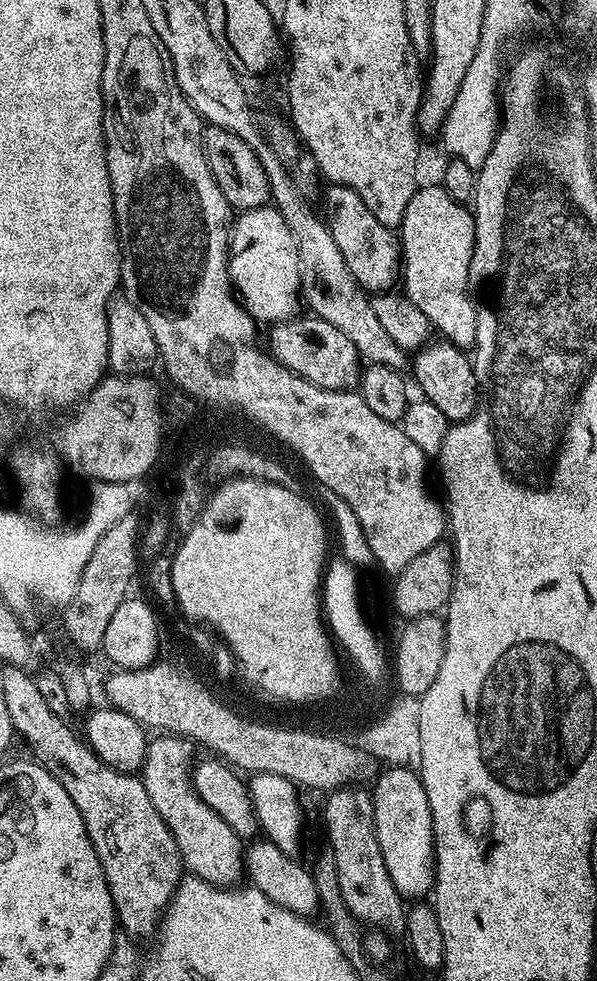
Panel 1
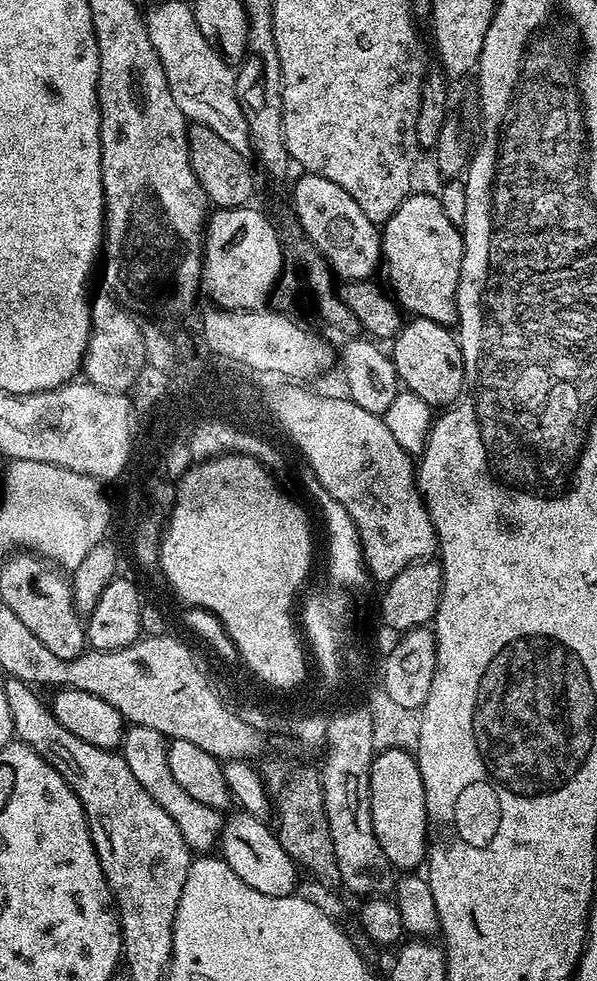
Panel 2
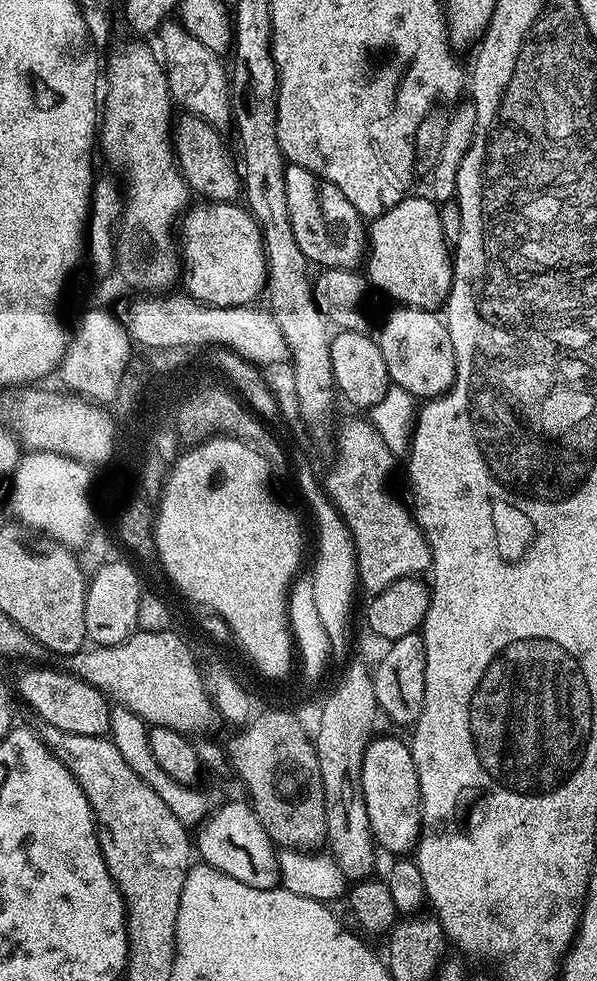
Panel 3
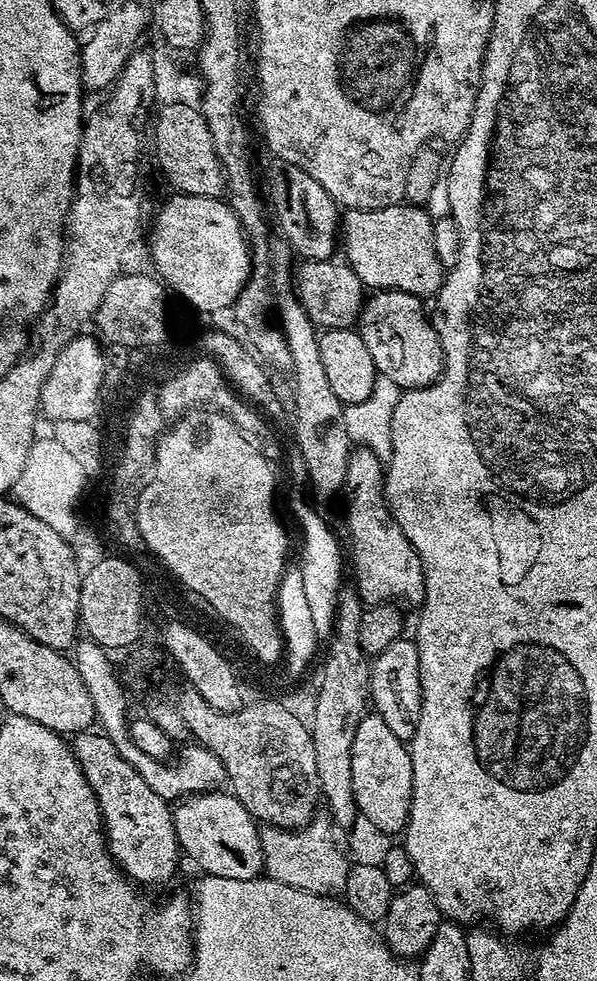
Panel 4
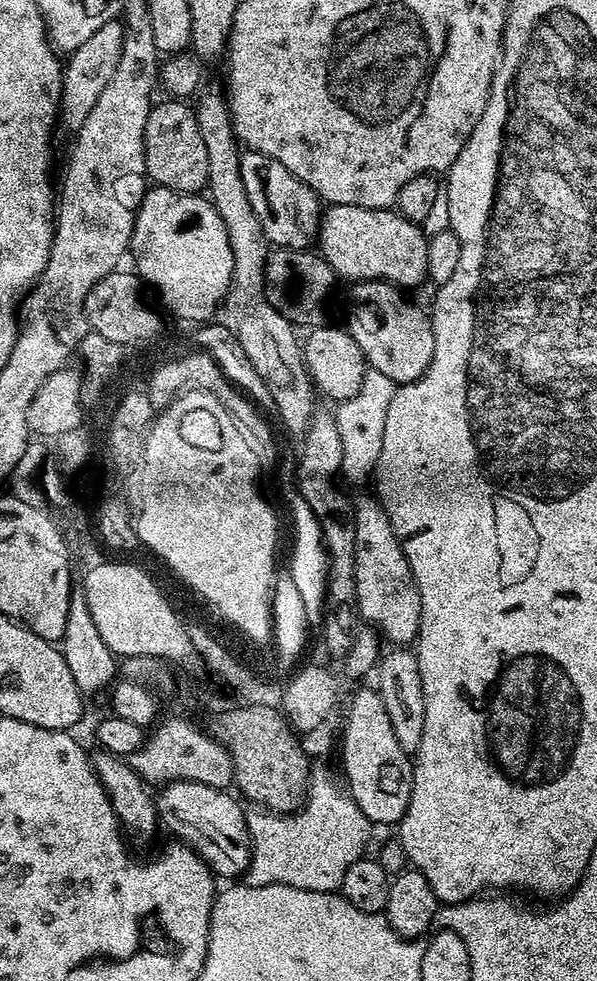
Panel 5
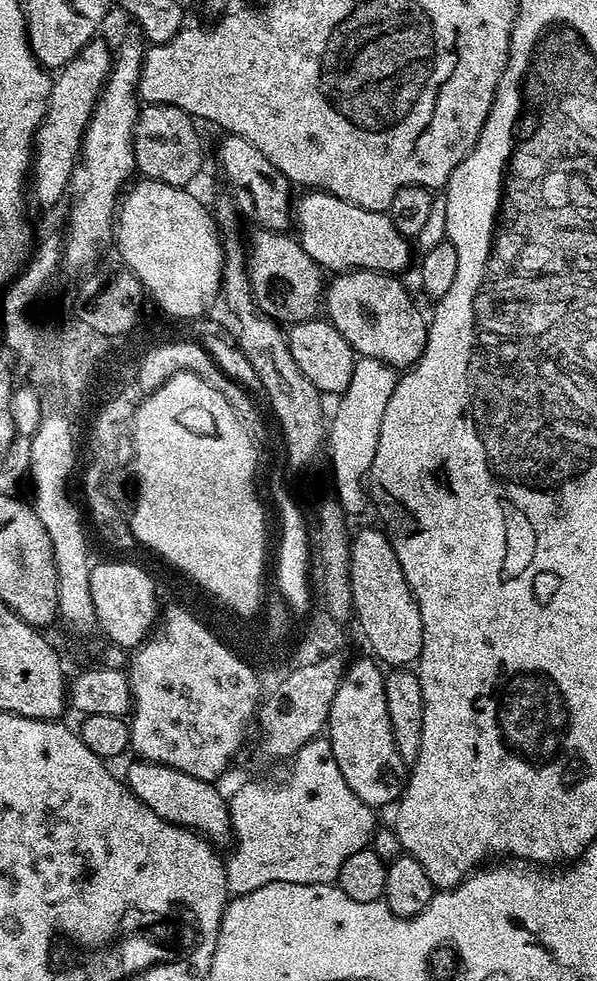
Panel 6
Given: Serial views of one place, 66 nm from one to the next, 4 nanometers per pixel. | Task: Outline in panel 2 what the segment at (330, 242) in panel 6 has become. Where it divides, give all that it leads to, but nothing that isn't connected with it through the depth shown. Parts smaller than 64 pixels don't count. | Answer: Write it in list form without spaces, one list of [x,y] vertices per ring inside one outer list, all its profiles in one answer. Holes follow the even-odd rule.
[[[413,191],[382,225],[382,268],[388,271],[391,295],[405,313],[445,326],[457,323],[456,291],[462,270],[464,233],[442,210],[439,195]]]

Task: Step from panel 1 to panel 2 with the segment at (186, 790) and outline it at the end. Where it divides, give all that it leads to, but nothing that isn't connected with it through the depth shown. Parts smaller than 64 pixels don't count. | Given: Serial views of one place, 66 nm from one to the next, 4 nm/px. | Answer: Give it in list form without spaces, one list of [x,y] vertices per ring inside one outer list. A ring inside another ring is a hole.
[[[133,724],[124,733],[122,755],[130,766],[130,771],[134,773],[134,778],[138,778],[138,782],[142,782],[146,794],[150,794],[150,798],[154,798],[154,802],[158,802],[158,806],[162,806],[162,810],[166,810],[166,814],[170,814],[170,818],[174,818],[174,822],[178,822],[178,830],[182,830],[182,838],[186,838],[193,853],[211,853],[217,847],[220,839],[221,813],[198,802],[197,799],[186,794],[186,790],[182,790],[182,786],[178,786],[178,782],[174,782],[168,765],[165,737],[161,736],[156,729]]]

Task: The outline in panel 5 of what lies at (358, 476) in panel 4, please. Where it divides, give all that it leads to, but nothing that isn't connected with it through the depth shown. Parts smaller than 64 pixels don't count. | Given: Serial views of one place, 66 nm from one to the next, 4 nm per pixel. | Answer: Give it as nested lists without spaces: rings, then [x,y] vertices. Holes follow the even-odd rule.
[[[371,495],[355,497],[356,525],[354,526],[354,578],[358,578],[358,610],[361,621],[367,622],[392,646],[408,646],[420,633],[420,591],[412,576],[411,564],[390,518],[384,513],[379,499]]]

